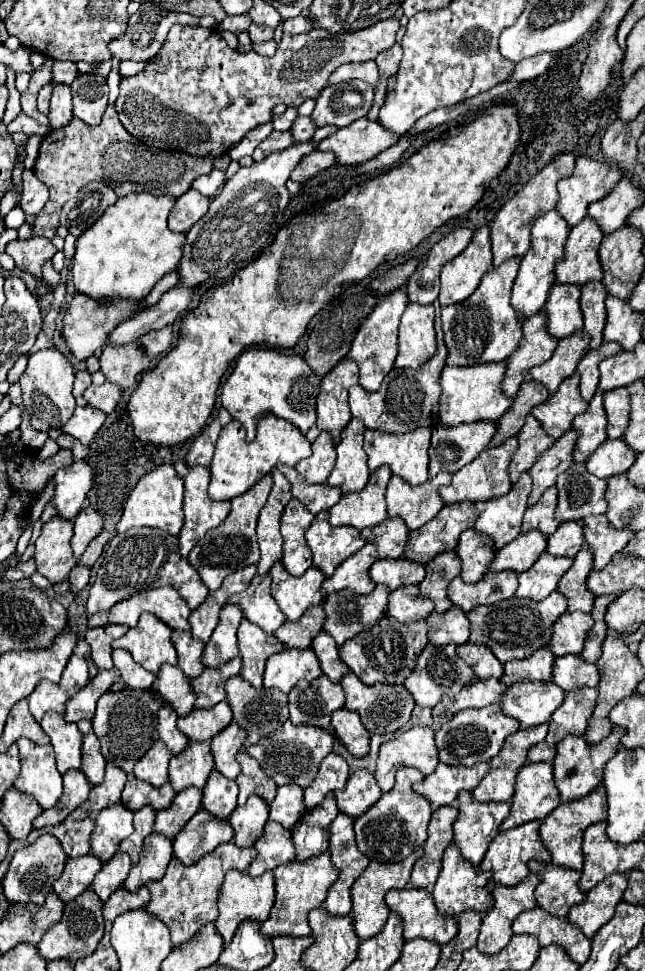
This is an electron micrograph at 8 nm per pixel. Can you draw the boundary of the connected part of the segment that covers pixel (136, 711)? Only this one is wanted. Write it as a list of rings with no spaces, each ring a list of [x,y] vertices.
[[[123,689],[117,693],[105,693],[97,701],[97,713],[91,719],[93,731],[101,741],[101,753],[107,763],[117,765],[127,775],[133,773],[135,763],[149,751],[157,741],[157,711],[163,705],[161,697],[153,691],[131,691]]]

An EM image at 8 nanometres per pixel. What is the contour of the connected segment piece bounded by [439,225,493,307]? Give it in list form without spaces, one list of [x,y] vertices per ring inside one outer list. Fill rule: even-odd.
[[[479,227],[475,231],[469,247],[455,259],[443,265],[441,269],[441,307],[465,301],[479,285],[481,277],[491,271],[491,241],[489,227]]]

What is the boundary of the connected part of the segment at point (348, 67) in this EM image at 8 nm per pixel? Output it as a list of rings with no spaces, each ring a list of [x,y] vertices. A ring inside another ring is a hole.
[[[375,61],[345,63],[345,65],[341,65],[341,69],[337,69],[333,73],[333,77],[329,79],[329,85],[343,83],[343,81],[349,81],[349,79],[363,79],[371,87],[377,87],[377,83],[379,83],[379,67],[377,67]]]

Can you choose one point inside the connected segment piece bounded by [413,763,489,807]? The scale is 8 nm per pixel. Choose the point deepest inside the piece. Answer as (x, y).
(440, 788)

